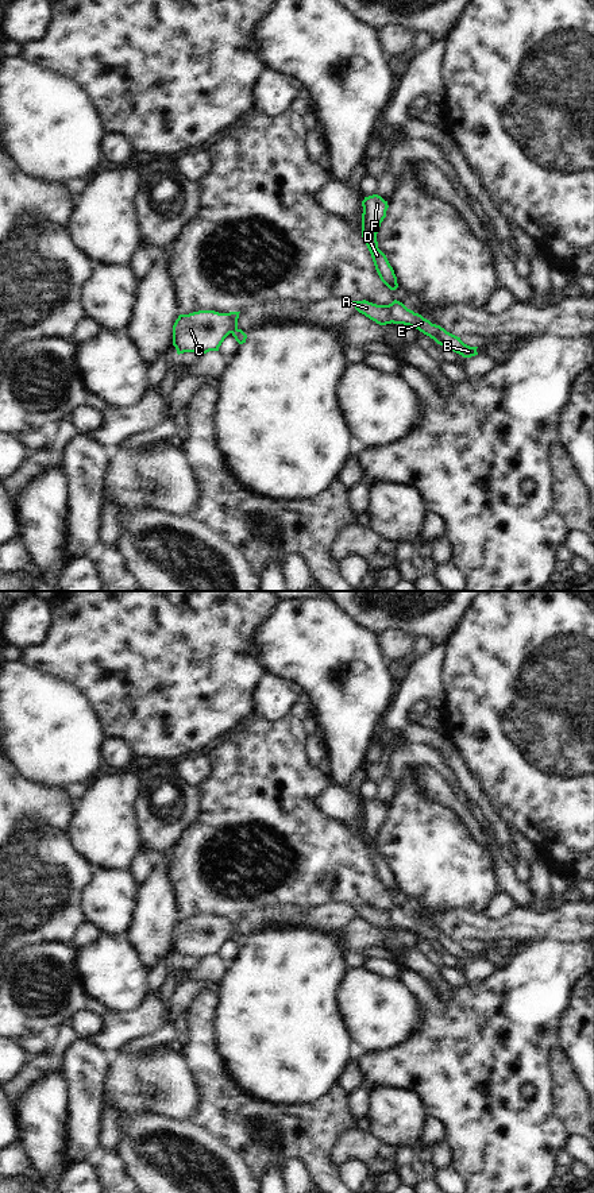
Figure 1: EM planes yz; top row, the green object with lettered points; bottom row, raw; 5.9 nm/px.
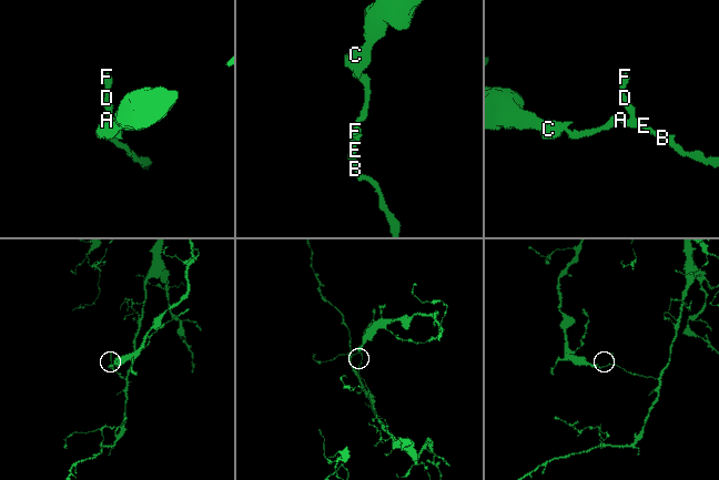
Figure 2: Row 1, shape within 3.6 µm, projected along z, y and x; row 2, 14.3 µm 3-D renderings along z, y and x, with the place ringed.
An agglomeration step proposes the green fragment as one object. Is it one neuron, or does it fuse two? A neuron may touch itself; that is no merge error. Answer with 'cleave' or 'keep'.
cleave

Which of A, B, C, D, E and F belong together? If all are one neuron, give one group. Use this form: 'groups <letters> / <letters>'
groups A B D E F / C

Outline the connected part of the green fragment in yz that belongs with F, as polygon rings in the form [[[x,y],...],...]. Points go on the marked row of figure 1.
[[[373,194],[364,197],[364,200],[362,201],[362,206],[362,238],[371,254],[375,270],[381,281],[390,290],[396,290],[398,287],[397,277],[386,255],[378,248],[377,242],[378,229],[381,227],[381,223],[386,217],[386,211],[389,208],[387,201],[385,201],[378,194]]]

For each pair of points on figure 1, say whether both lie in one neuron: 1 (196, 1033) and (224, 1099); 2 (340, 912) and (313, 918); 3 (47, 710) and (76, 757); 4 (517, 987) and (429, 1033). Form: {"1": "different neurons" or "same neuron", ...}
{"1": "same neuron", "2": "same neuron", "3": "same neuron", "4": "same neuron"}

